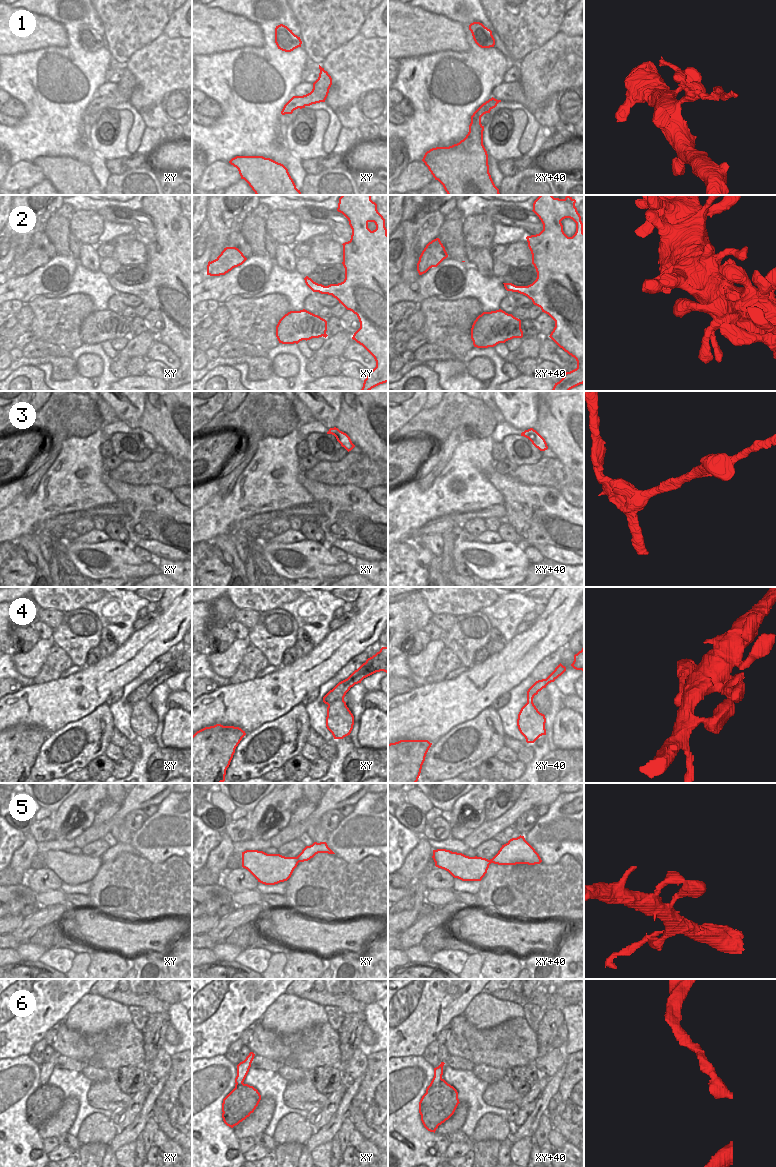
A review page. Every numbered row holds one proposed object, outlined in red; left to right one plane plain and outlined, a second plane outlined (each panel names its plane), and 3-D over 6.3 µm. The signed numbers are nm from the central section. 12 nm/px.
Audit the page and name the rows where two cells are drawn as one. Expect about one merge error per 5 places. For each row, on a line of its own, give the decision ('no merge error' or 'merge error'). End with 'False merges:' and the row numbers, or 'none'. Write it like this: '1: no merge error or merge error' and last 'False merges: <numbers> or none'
1: merge error
2: no merge error
3: no merge error
4: no merge error
5: no merge error
6: merge error
False merges: 1, 6

